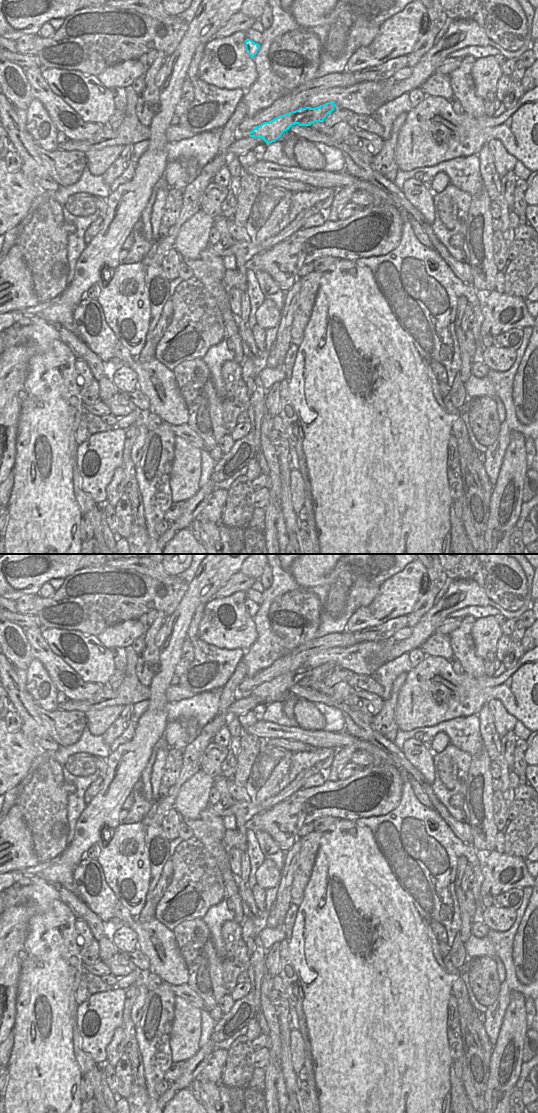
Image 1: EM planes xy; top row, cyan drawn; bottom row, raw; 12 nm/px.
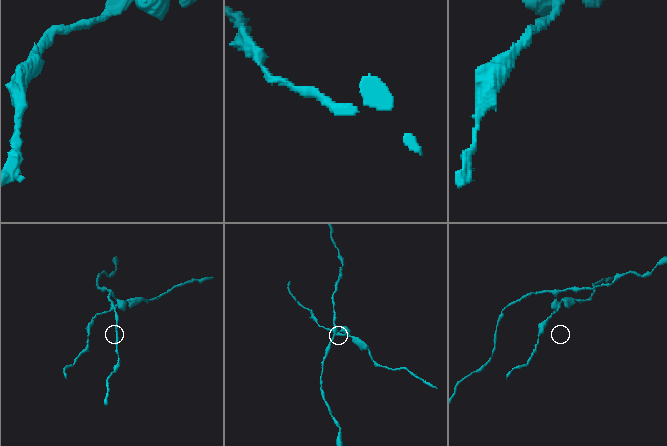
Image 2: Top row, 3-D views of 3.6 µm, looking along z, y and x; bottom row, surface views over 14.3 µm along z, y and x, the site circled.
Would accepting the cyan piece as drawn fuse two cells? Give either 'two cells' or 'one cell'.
two cells

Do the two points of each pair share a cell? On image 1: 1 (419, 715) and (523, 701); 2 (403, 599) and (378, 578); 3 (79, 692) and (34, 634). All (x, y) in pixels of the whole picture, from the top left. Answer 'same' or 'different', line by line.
1: same
2: different
3: same

